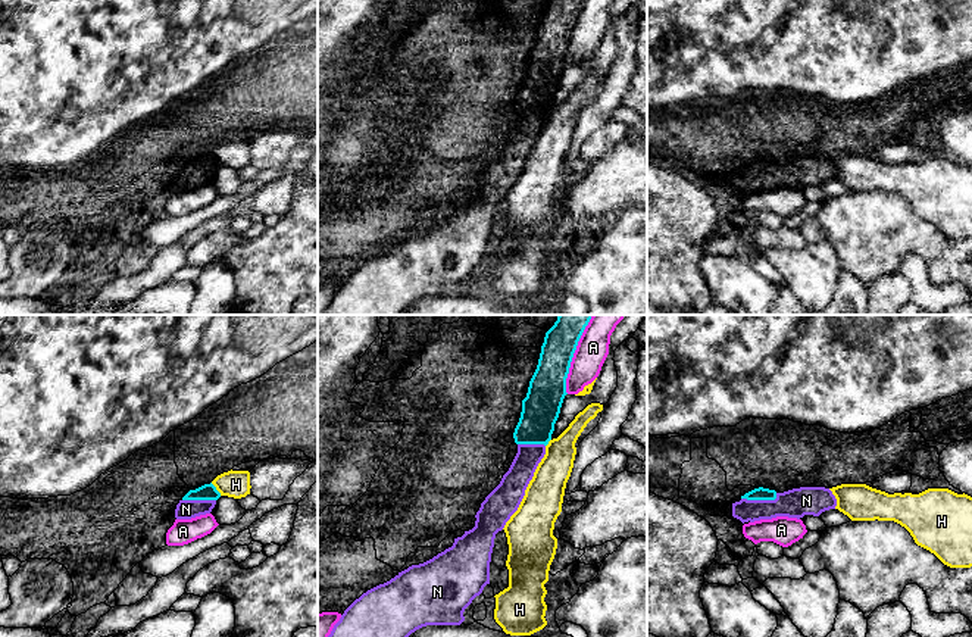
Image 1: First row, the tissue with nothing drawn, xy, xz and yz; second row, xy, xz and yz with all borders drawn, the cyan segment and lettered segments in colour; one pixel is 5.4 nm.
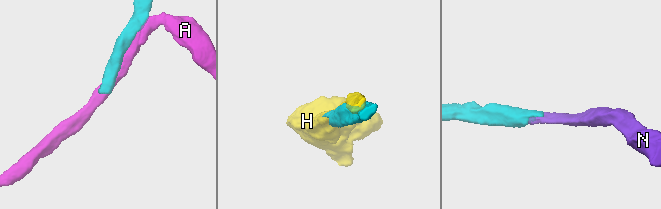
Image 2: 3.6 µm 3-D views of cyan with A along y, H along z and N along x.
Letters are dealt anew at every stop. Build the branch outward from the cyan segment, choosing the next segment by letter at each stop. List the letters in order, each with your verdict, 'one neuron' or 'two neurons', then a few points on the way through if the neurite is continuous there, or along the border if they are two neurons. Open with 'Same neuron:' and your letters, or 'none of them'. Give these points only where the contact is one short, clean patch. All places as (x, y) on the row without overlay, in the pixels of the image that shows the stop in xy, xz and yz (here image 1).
Same neuron: N
A: two neurons
H: two neurons
N: one neuron; way yz (760, 164), (760, 169), (806, 171)

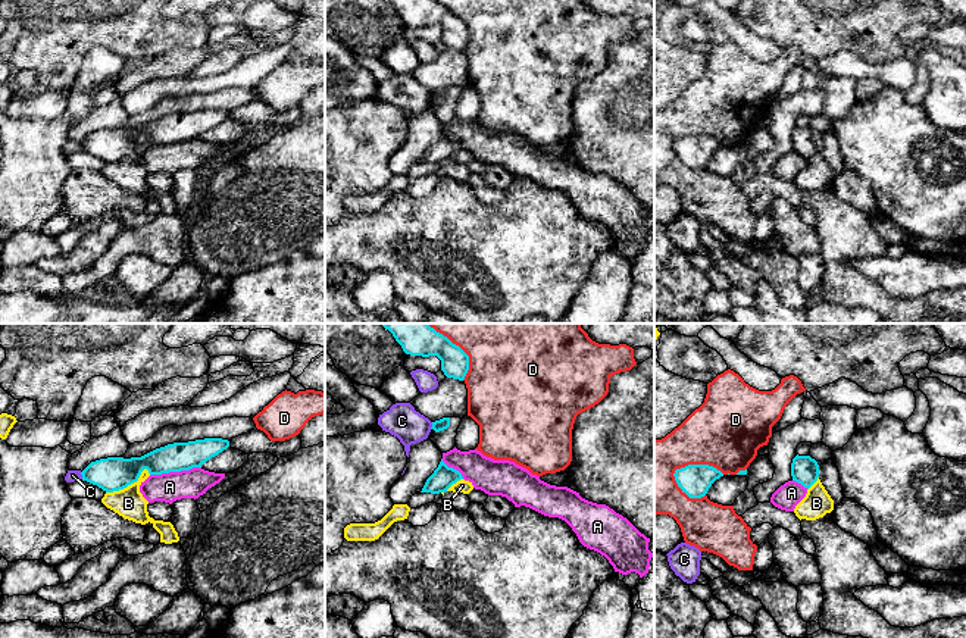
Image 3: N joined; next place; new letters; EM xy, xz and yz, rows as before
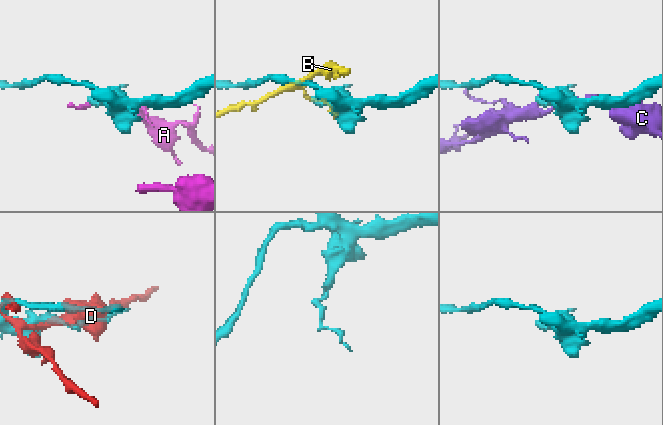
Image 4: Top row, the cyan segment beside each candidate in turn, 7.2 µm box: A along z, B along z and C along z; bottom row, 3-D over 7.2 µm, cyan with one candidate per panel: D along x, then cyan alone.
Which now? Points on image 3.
Same neuron: none of them
A: two neurons; border xy (200, 137), (150, 146)
B: two neurons
C: two neurons; border xy (80, 143), (83, 149)
D: two neurons

